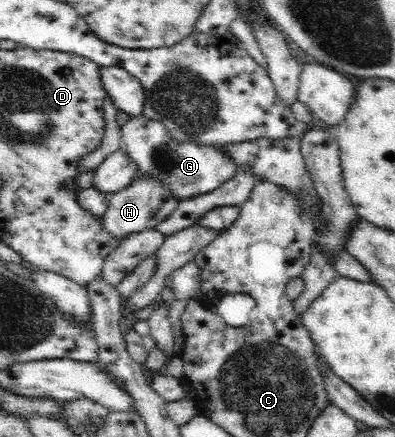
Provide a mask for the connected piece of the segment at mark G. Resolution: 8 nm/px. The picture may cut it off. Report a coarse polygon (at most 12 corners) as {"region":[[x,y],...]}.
{"region":[[143,115],[120,129],[138,171],[178,201],[211,193],[238,167],[215,146],[173,140]]}

